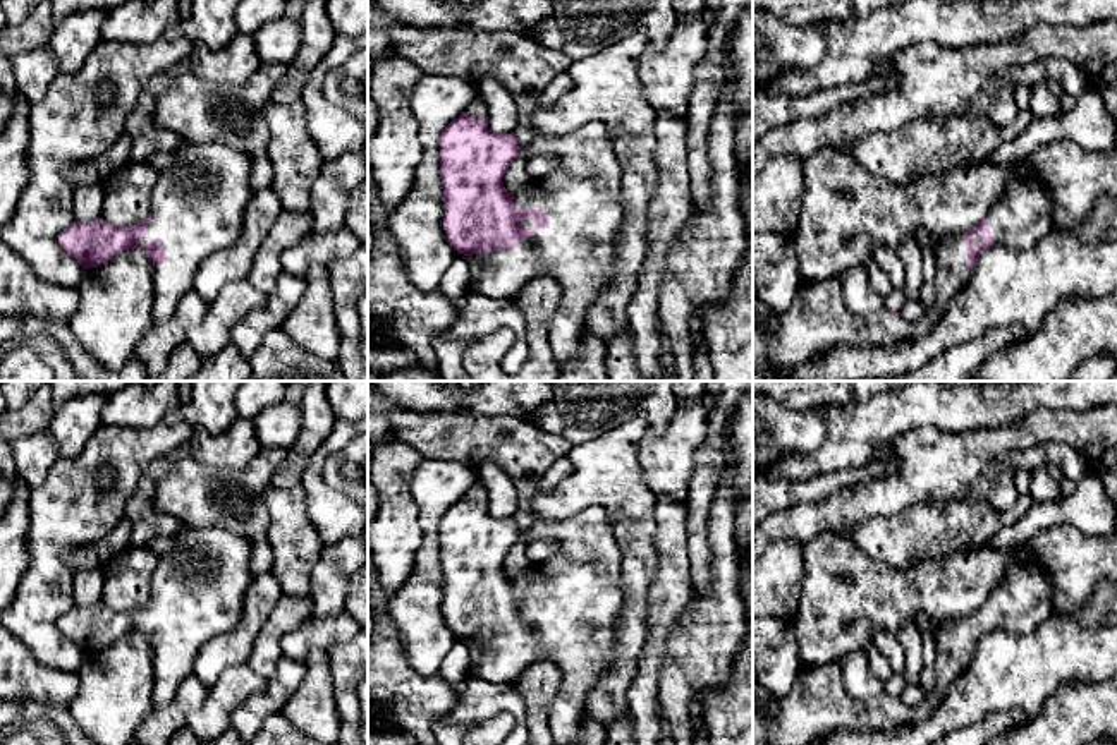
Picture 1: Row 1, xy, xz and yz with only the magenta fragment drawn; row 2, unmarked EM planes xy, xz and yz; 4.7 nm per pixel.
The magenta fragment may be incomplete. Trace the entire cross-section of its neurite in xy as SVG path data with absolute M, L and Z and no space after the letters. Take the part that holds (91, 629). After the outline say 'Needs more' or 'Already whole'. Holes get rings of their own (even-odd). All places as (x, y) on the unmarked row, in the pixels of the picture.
M184 527L175 534L177 544L158 558L148 601L132 611L113 611L105 604L72 606L58 621L60 632L82 654L98 652L125 633L141 633L153 649L155 707L165 707L179 685L192 673L199 649L237 627L244 596L253 580L251 548L246 539L218 527Z. Needs more

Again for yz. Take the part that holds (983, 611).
M1014 561L985 604L969 616L940 625L931 661L935 685L918 706L887 694L868 700L852 699L844 688L840 659L820 666L803 664L773 716L763 714L753 695L753 745L813 745L839 730L878 733L919 724L966 673L983 635L995 628L1035 632L1053 613L1053 599L1053 580L1041 563Z. Needs more

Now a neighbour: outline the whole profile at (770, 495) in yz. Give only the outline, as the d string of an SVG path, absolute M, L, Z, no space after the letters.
M871 460L859 469L845 469L816 475L811 481L797 482L753 474L753 527L782 510L804 501L820 501L842 489L890 475L895 472L892 460Z

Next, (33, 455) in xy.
M50 431L26 438L10 438L10 450L17 474L29 488L40 486L52 465L60 458L58 443Z

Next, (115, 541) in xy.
M124 515L120 522L101 539L82 544L76 549L69 549L64 554L64 561L74 572L93 568L96 565L107 565L113 556L129 548L131 522Z

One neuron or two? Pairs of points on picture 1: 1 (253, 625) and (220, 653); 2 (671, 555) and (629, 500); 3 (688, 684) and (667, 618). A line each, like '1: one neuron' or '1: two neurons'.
1: one neuron
2: two neurons
3: two neurons

